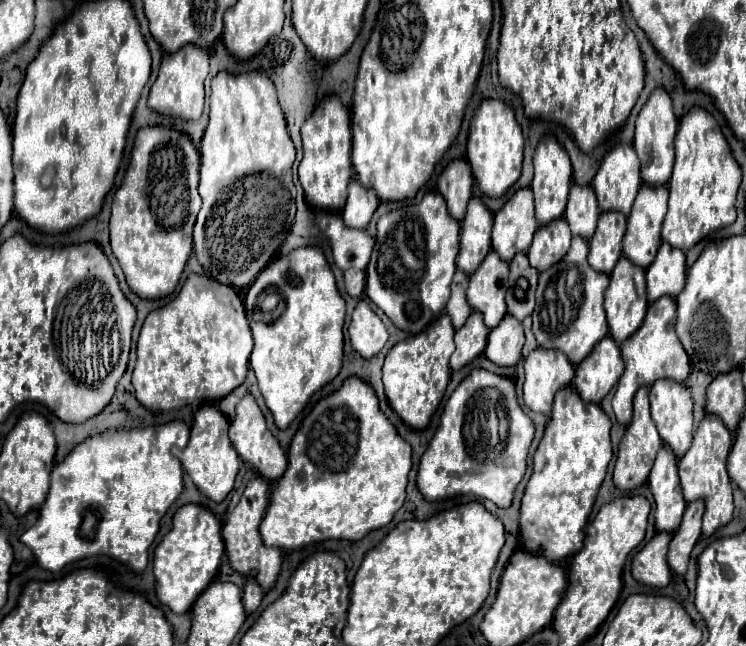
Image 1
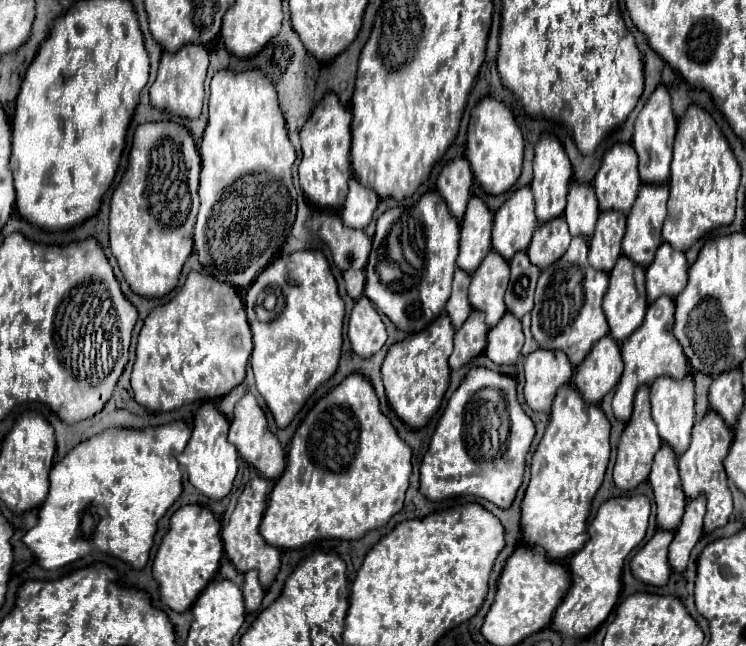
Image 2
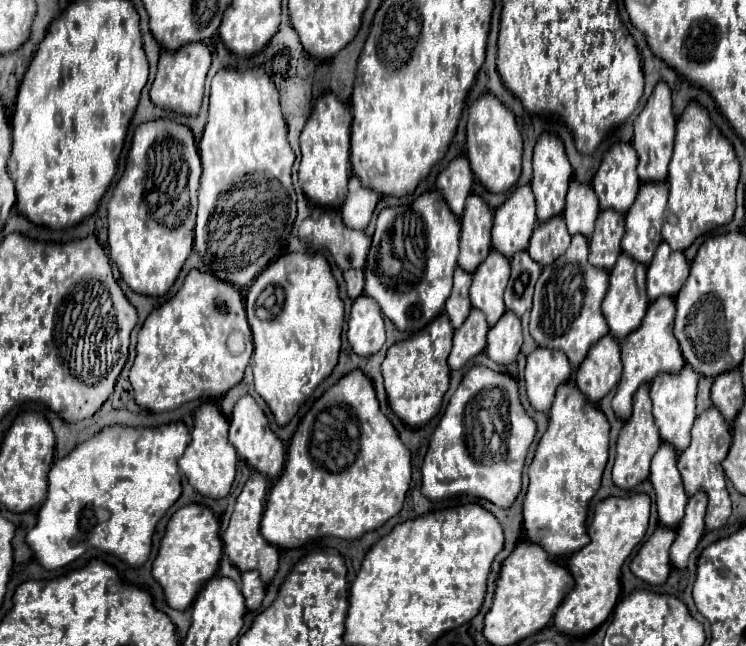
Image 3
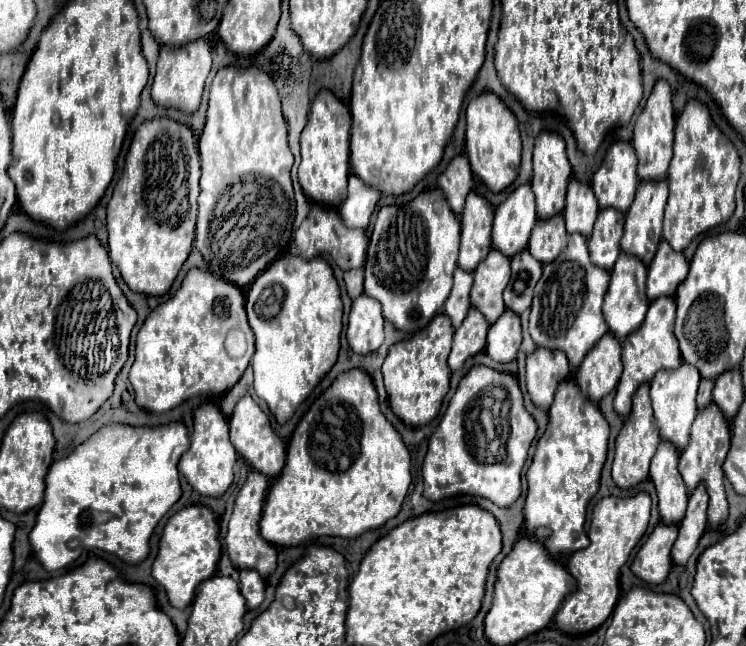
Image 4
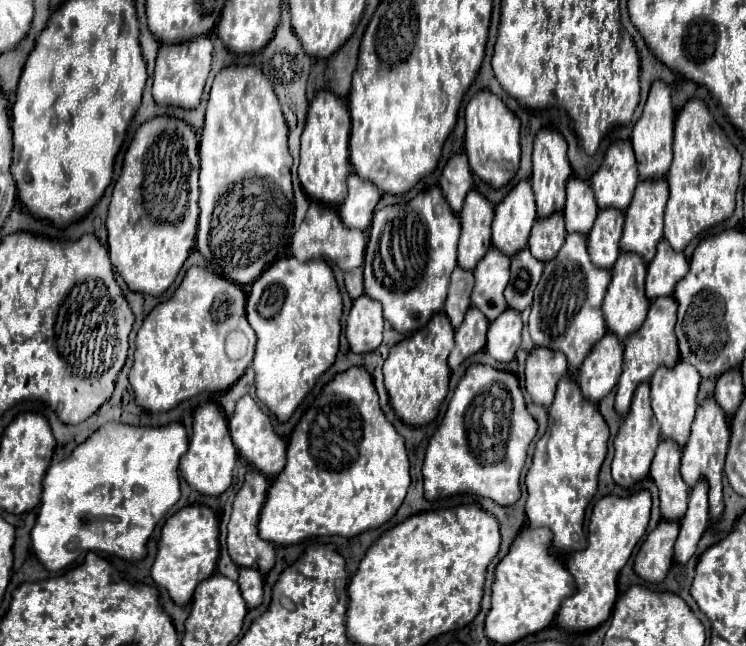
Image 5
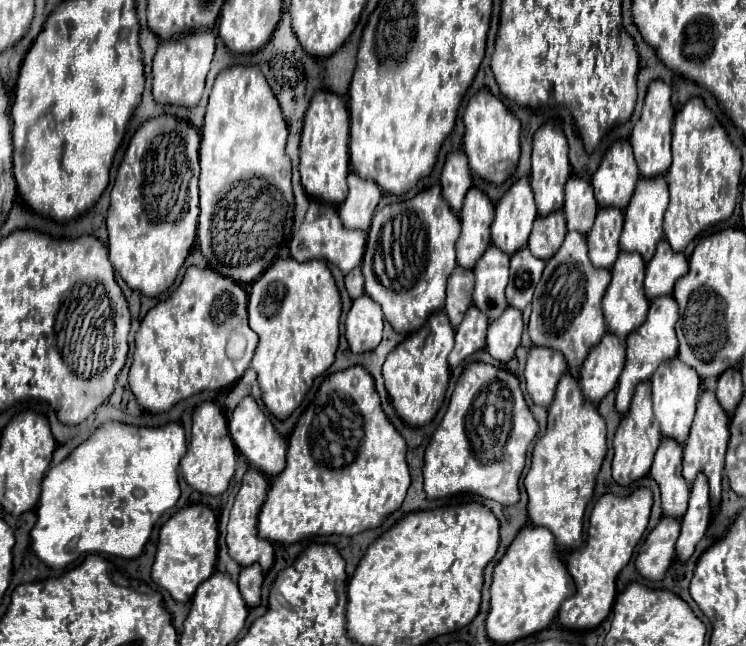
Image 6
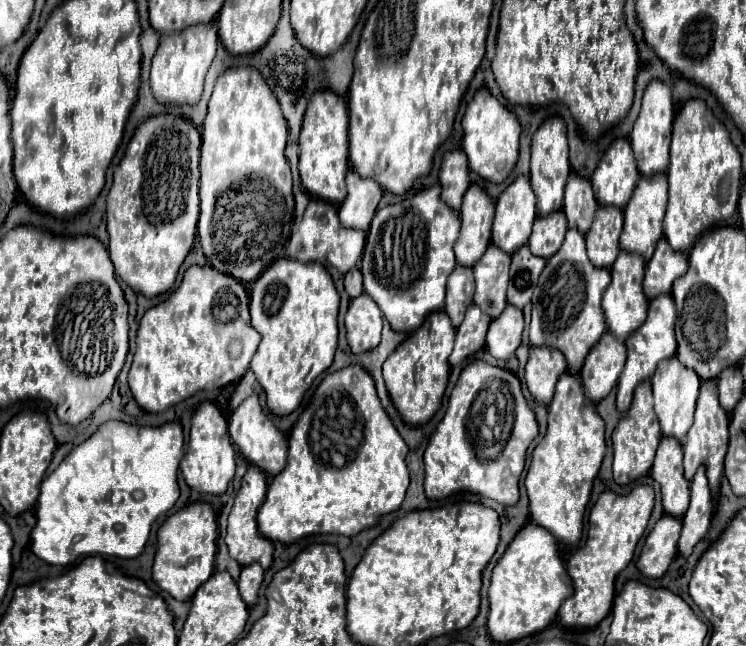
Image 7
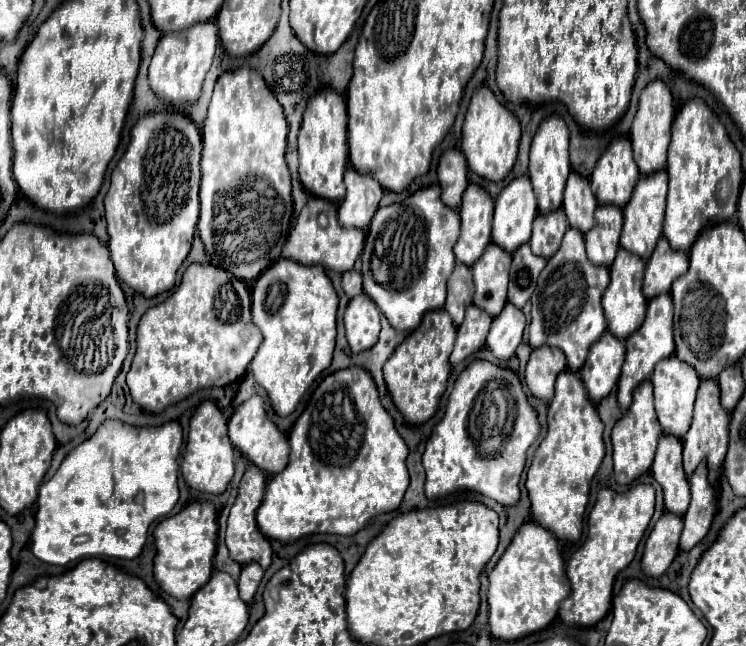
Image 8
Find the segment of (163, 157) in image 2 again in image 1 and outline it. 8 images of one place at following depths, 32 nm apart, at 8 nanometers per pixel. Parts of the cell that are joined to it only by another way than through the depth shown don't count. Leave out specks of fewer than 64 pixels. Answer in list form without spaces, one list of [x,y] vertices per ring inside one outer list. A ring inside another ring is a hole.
[[[144,126],[138,130],[130,166],[124,174],[120,188],[114,192],[110,216],[110,246],[126,276],[126,282],[140,298],[164,298],[174,292],[182,276],[184,264],[192,252],[192,228],[200,210],[198,196],[198,170],[200,154],[190,136],[172,126]]]

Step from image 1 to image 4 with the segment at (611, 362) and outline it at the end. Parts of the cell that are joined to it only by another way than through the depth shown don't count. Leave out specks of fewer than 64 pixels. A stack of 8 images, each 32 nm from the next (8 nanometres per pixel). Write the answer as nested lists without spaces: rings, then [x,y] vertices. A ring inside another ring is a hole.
[[[610,332],[598,340],[578,368],[576,382],[584,396],[592,402],[600,402],[614,390],[622,374],[622,346]]]

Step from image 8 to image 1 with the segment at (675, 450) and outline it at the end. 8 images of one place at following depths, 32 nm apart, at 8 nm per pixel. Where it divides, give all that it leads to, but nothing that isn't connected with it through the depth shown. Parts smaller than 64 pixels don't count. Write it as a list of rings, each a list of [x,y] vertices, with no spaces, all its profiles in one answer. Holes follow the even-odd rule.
[[[666,444],[660,448],[654,460],[648,484],[656,502],[656,530],[674,532],[680,526],[686,500],[678,480],[678,458]]]

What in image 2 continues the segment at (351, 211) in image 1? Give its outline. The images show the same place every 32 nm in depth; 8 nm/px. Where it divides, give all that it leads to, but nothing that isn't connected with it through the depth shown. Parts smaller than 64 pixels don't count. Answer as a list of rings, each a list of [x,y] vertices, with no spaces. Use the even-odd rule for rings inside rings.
[[[358,178],[350,180],[350,192],[346,198],[346,204],[342,208],[342,220],[348,224],[348,228],[366,228],[372,220],[372,214],[380,202],[380,196],[362,186]]]

